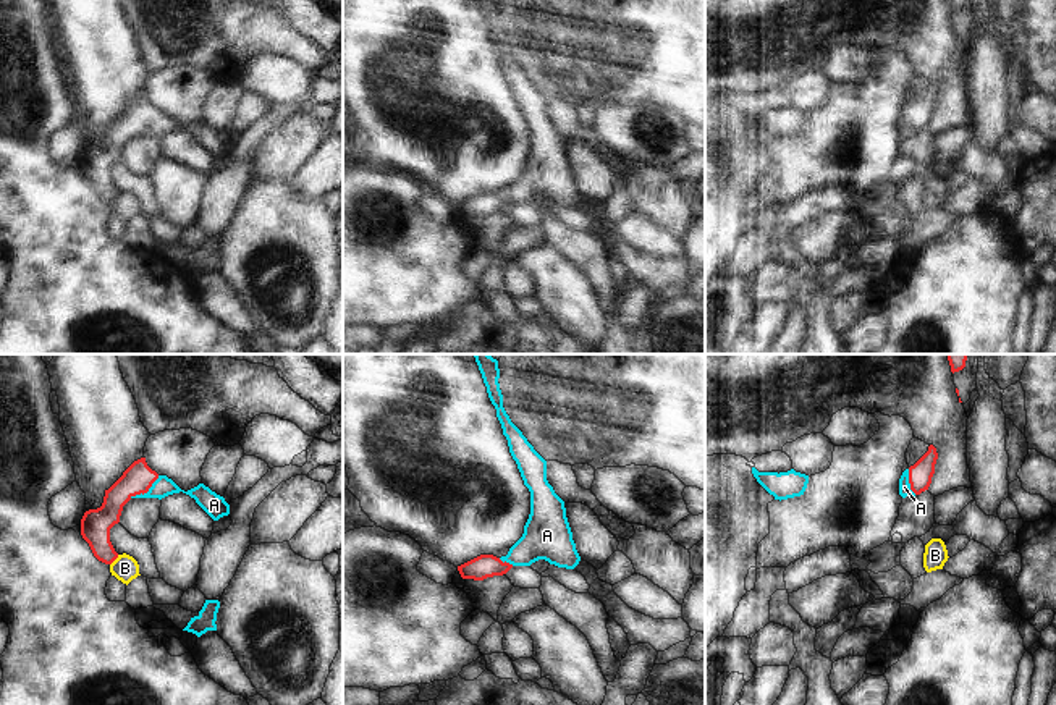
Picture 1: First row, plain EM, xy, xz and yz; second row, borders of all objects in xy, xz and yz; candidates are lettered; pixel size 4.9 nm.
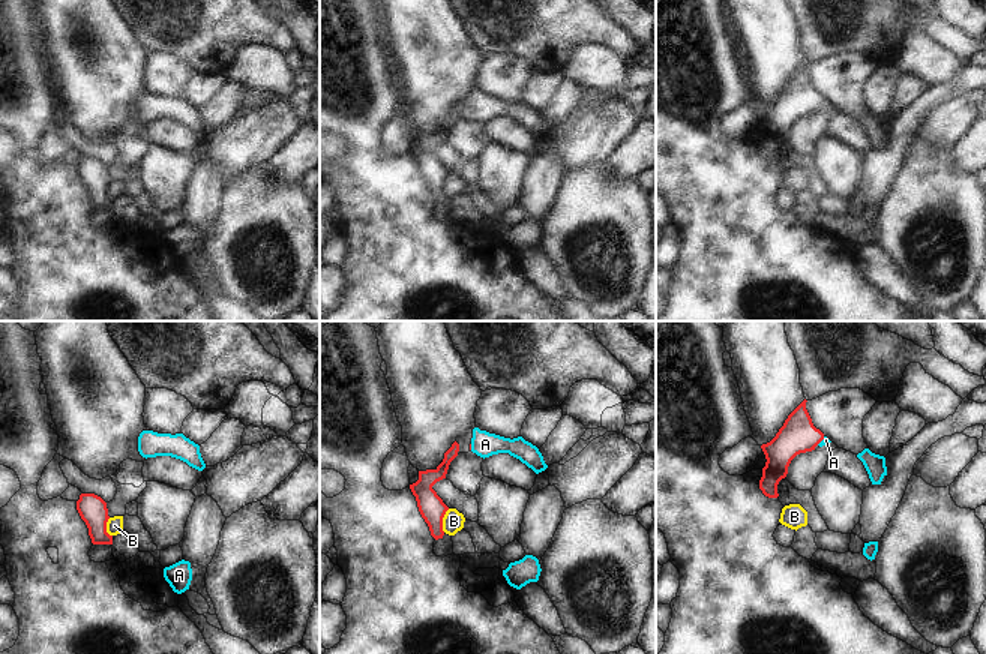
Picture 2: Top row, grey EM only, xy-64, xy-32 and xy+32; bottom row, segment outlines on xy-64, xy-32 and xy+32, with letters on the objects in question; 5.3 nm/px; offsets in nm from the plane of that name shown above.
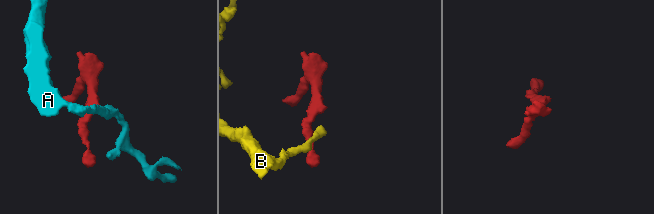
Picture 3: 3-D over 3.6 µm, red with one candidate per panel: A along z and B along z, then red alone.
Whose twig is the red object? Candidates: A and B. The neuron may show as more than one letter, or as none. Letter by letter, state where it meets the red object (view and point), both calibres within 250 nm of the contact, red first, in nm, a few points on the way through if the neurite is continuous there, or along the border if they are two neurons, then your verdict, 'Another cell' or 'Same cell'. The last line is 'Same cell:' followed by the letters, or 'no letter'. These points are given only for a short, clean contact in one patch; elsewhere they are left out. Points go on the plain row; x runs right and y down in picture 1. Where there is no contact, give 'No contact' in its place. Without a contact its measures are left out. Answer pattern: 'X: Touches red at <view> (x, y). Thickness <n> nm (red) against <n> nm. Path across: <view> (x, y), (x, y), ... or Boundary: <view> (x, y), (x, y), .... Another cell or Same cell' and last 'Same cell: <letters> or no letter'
A: Touches red at xy (146, 130). Thickness 150 nm (red) against 100 nm. Path across: xy (138, 115), (146, 130), (162, 125). Same cell
B: Touches red at xy (115, 196). Thickness 150 nm (red) against 140 nm. Boundary: xy (118, 193), (110, 202). Another cell
Same cell: A.

